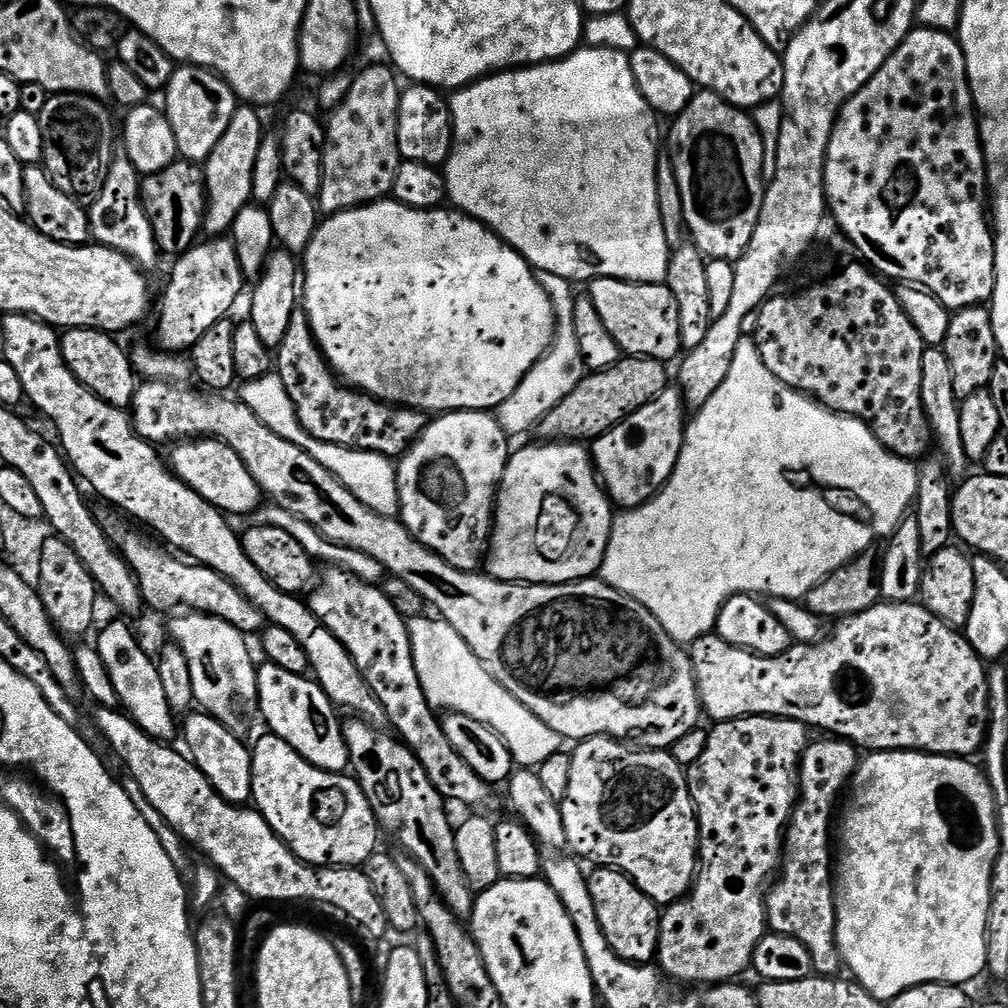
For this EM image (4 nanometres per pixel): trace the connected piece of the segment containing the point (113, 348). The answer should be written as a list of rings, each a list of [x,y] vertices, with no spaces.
[[[70,328],[63,333],[60,349],[64,363],[93,394],[102,397],[107,404],[127,409],[136,396],[138,377],[132,367],[129,353],[119,344],[119,339],[99,328]]]

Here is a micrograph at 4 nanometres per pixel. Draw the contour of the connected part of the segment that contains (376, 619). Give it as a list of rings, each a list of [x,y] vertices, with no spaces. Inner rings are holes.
[[[332,566],[327,571],[311,589],[306,600],[308,607],[328,627],[330,634],[334,634],[334,638],[346,646],[362,678],[366,678],[370,690],[374,690],[378,702],[382,702],[387,723],[392,724],[392,730],[399,739],[416,755],[418,762],[422,762],[430,782],[434,782],[434,790],[438,790],[445,801],[452,803],[453,800],[456,804],[472,808],[468,810],[483,809],[480,807],[494,792],[493,785],[478,778],[478,774],[470,770],[466,758],[462,758],[462,754],[450,746],[441,717],[428,701],[418,678],[412,657],[412,639],[408,636],[404,617],[398,614],[383,587],[362,582],[353,572],[342,568]]]

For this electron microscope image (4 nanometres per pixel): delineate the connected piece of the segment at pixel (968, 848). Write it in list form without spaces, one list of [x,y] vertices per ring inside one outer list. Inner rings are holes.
[[[874,752],[864,757],[857,763],[856,772],[850,781],[850,791],[846,796],[846,803],[843,805],[844,817],[838,820],[838,836],[840,832],[840,845],[834,848],[834,891],[836,894],[836,951],[839,959],[844,959],[844,964],[853,972],[855,983],[860,984],[869,994],[881,1002],[891,1002],[898,994],[902,994],[908,988],[919,984],[955,984],[957,986],[967,985],[967,980],[975,976],[985,975],[988,967],[988,911],[990,910],[990,882],[994,862],[998,858],[1000,839],[998,838],[998,822],[996,821],[996,803],[988,785],[983,771],[972,765],[973,761],[968,758],[957,758],[955,756],[933,756],[927,752]]]

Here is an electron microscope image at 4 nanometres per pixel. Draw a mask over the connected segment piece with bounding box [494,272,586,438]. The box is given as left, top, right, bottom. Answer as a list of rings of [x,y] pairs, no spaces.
[[[549,272],[539,273],[538,279],[556,311],[556,330],[547,352],[536,361],[535,366],[522,378],[522,382],[518,382],[514,394],[510,394],[510,398],[506,398],[506,402],[495,409],[496,421],[512,438],[531,428],[533,431],[543,422],[546,414],[550,414],[550,410],[554,410],[554,406],[558,406],[558,402],[562,402],[562,398],[566,398],[566,394],[570,394],[570,390],[574,390],[574,386],[578,386],[578,382],[586,375],[582,350],[578,350],[578,337],[574,334],[574,301],[577,293],[572,292],[573,281]]]

